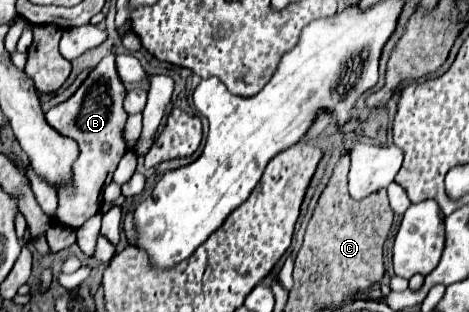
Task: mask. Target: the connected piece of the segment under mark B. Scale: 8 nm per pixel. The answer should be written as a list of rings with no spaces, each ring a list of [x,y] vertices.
[[[109,54],[99,62],[99,66],[67,102],[51,108],[45,114],[51,128],[55,128],[61,136],[73,138],[79,144],[79,158],[71,166],[71,188],[57,190],[59,206],[53,222],[69,228],[79,228],[91,216],[95,216],[103,204],[103,188],[109,184],[121,156],[127,152],[123,140],[123,126],[127,120],[127,112],[123,112],[125,94],[127,90],[115,72],[115,54]]]

